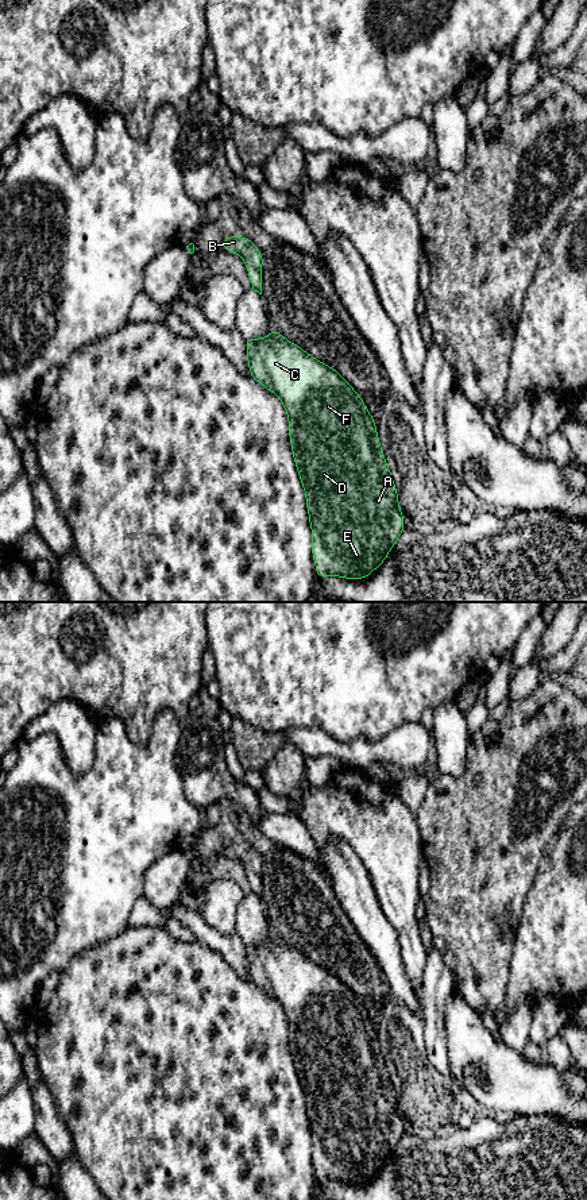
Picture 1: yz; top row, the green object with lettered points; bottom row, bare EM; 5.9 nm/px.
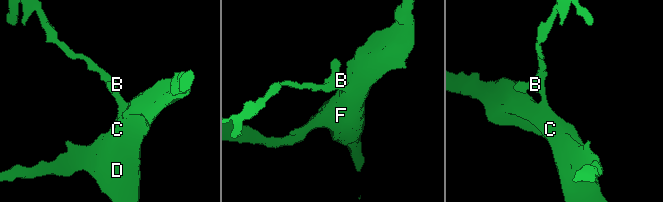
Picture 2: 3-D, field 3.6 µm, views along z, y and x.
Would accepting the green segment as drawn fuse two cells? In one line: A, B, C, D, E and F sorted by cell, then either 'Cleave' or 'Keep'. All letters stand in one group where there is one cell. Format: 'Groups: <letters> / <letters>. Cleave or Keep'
Groups: A B C D E F. Keep

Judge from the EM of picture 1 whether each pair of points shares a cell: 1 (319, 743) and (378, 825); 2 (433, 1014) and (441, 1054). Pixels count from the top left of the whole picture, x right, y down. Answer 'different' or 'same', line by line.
1: different
2: same

